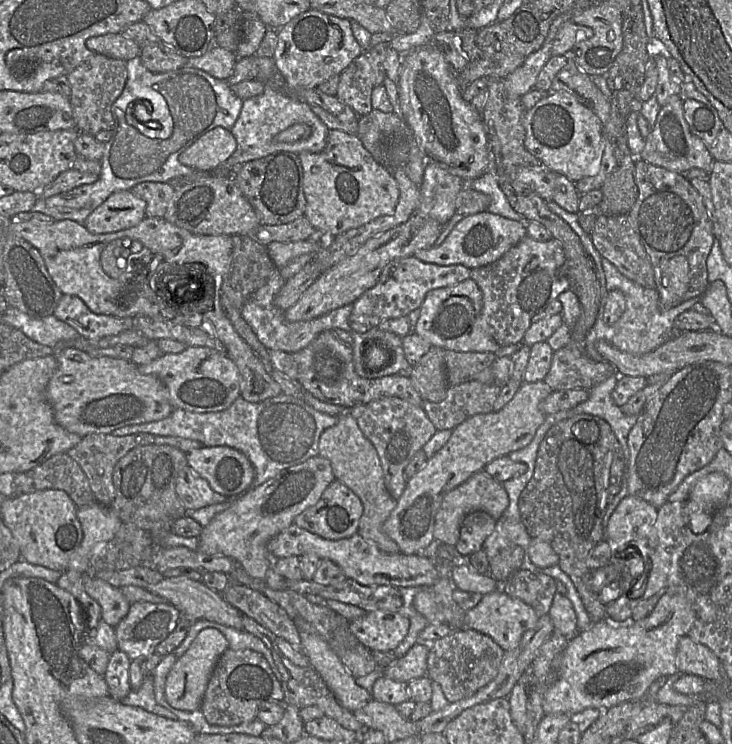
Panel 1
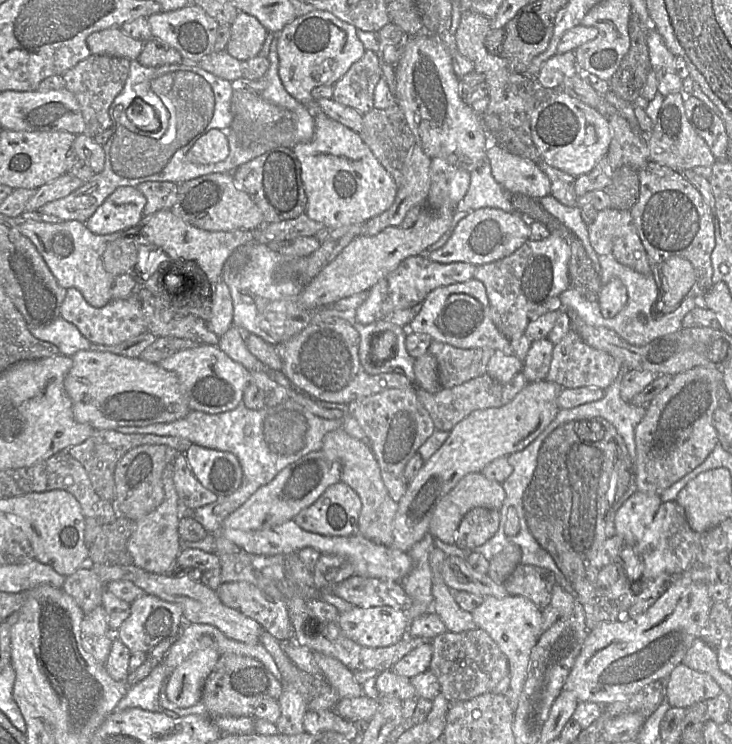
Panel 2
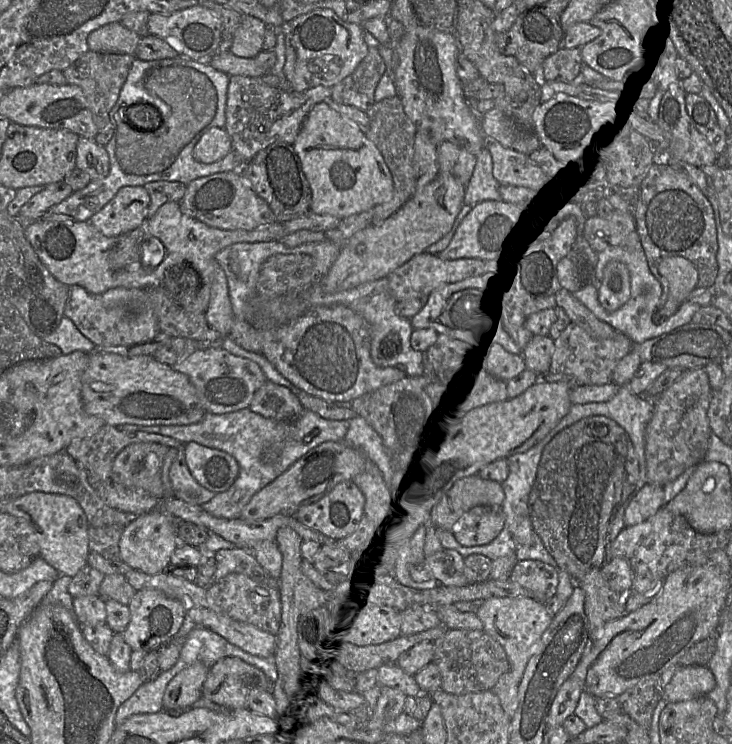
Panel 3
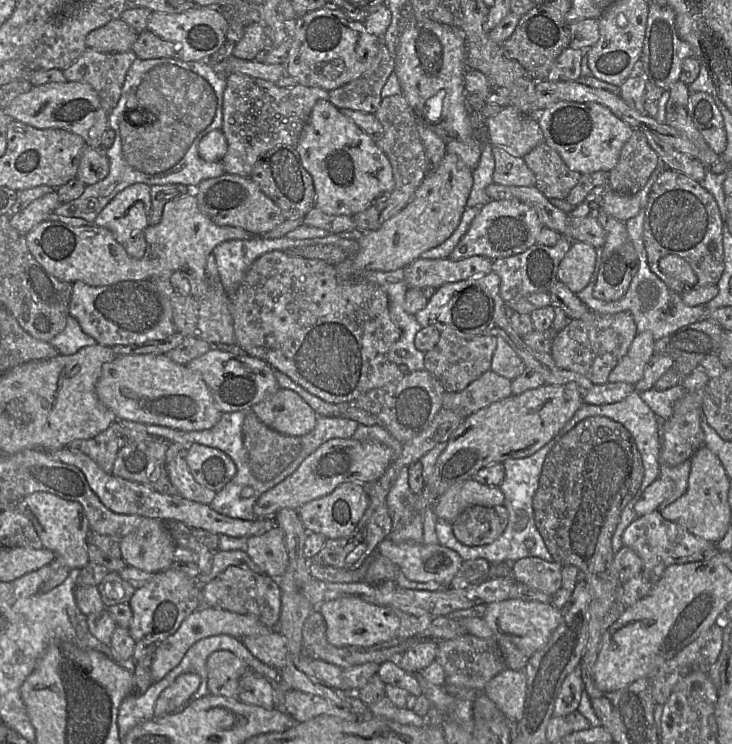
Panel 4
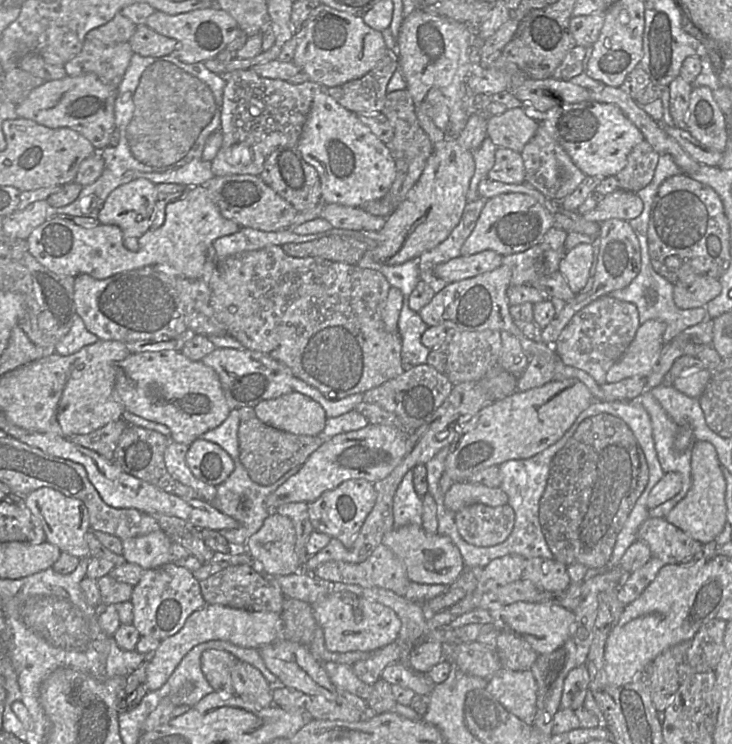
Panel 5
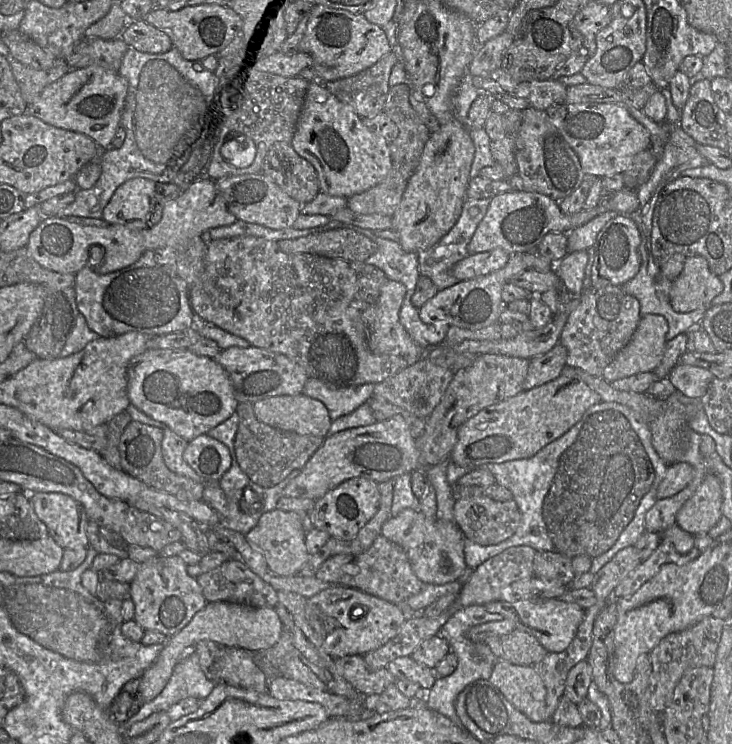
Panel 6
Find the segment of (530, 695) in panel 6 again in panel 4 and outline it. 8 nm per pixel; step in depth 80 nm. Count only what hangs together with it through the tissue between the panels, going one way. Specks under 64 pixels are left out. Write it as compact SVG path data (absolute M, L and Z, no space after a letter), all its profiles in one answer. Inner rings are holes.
M504 669L486 684L482 692L511 723L517 723L522 718L527 692L523 670Z

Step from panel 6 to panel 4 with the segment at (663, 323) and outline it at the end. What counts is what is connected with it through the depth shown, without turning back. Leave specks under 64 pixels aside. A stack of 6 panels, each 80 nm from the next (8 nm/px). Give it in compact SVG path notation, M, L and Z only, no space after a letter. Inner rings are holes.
M650 331L638 333L627 354L610 372L608 382L626 382L634 385L641 380L646 365L654 355L654 343Z

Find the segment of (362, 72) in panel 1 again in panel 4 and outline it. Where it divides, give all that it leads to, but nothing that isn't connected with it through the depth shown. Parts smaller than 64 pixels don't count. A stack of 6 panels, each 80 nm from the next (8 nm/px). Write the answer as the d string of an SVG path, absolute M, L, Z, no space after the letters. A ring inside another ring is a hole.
M380 42L371 66L359 78L328 92L328 100L337 108L375 113L379 108L381 91L395 69L395 57Z

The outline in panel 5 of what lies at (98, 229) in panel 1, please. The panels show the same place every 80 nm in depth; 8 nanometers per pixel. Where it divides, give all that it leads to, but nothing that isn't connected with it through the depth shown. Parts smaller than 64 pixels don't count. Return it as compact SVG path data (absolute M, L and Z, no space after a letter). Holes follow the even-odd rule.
M139 178L123 184L113 190L98 214L98 221L104 225L116 225L123 233L124 246L128 238L139 238L151 228L153 211L156 203L156 185Z

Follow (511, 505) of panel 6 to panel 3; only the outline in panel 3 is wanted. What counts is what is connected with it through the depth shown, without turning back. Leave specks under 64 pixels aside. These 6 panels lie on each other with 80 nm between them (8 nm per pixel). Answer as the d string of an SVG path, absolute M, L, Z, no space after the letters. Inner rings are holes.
M479 505L465 512L454 525L456 541L465 547L490 543L502 531L505 514L501 506Z

